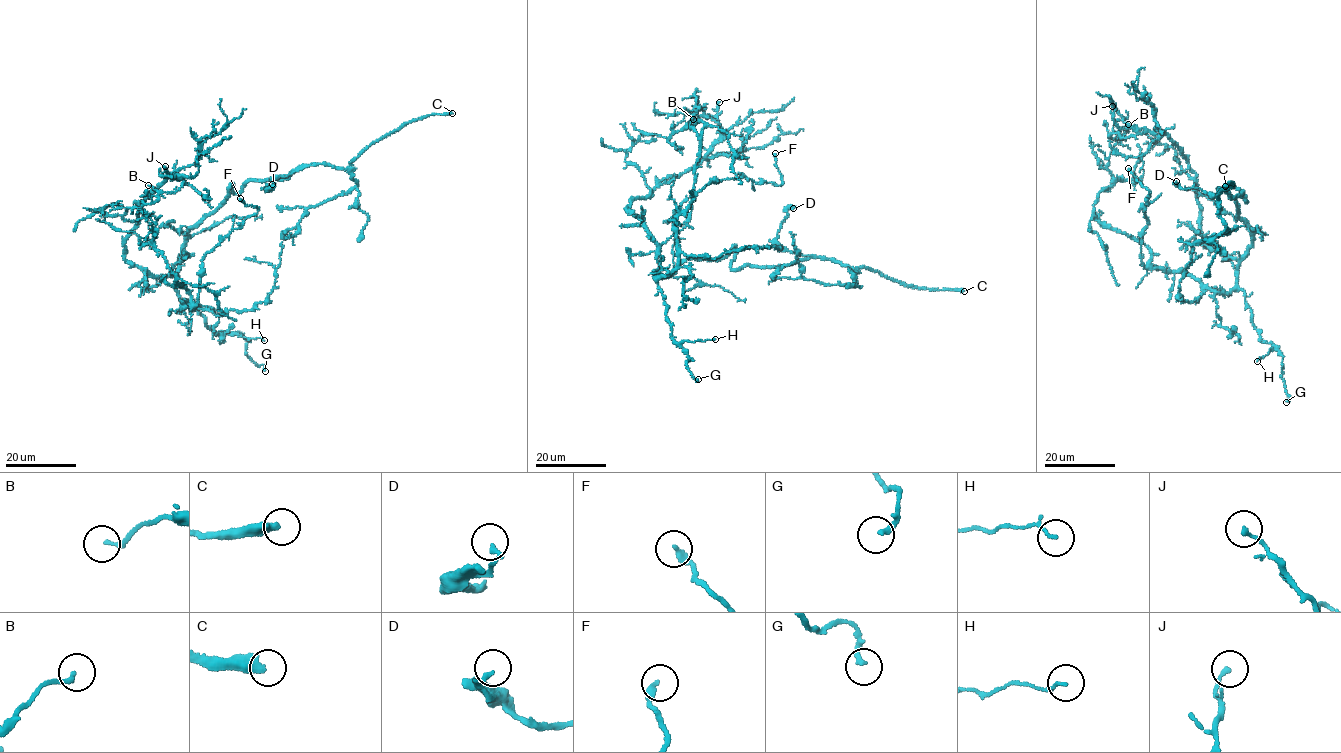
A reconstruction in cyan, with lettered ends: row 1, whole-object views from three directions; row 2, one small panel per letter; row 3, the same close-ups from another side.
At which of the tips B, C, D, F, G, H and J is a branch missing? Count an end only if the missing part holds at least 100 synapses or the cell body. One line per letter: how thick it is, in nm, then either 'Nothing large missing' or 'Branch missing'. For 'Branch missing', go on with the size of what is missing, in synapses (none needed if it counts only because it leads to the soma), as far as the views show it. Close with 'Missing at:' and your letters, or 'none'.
B: Thickness 180 nm. Nothing large missing
C: Thickness 400 nm. Branch missing. Roughly 140 synapses
D: Thickness 170 nm. Nothing large missing
F: Thickness 280 nm. Nothing large missing
G: Thickness 200 nm. Nothing large missing
H: Thickness 80 nm. Nothing large missing
J: Thickness 170 nm. Nothing large missing
Missing at: C

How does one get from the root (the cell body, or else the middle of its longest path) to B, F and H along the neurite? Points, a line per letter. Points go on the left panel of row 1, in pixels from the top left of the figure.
B: (185, 241), (175, 275), (158, 278), (125, 257), (139, 203), (169, 175), (184, 182), (174, 192), (148, 185)
F: (185, 241), (175, 290), (196, 308), (182, 306), (192, 308), (198, 301), (204, 256), (258, 210), (240, 198)
H: (185, 241), (176, 278), (179, 298), (190, 303), (204, 317), (206, 325), (216, 332), (264, 340)

